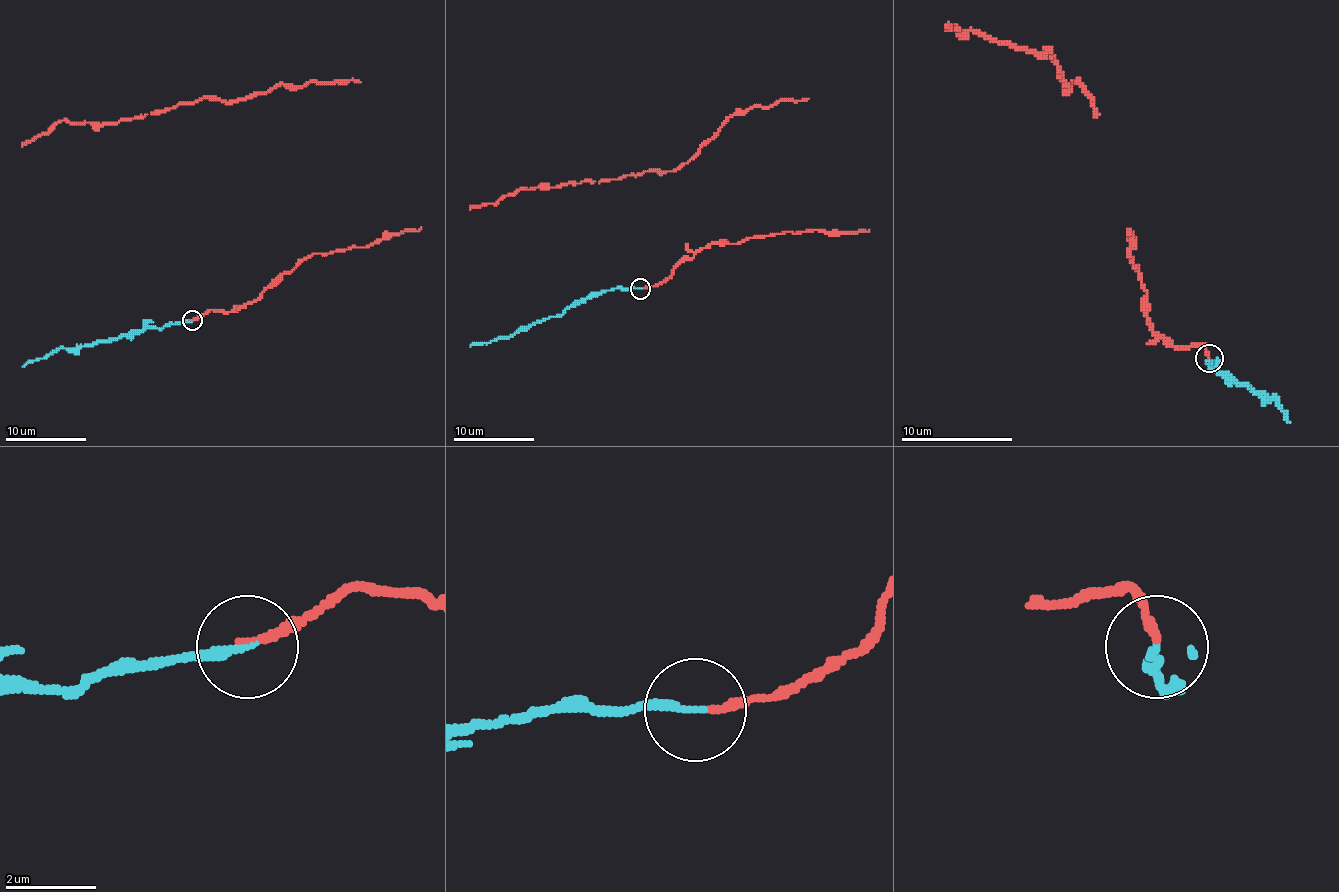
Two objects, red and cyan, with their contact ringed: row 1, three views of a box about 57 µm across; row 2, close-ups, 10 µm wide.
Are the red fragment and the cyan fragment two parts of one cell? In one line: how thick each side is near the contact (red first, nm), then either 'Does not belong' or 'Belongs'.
Thickness 160 nm (red) against 190 nm. Belongs

